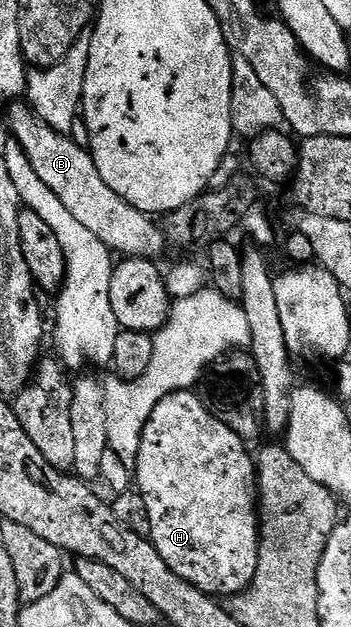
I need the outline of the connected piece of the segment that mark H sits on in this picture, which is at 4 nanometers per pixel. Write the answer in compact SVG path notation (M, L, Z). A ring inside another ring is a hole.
M184 390L169 394L165 398L161 398L161 402L157 402L157 410L153 410L153 414L149 414L149 422L145 422L145 430L141 434L141 450L137 450L135 459L133 475L135 475L136 482L139 483L135 484L137 491L145 500L149 524L152 527L149 539L154 544L157 554L161 554L161 558L165 558L165 563L168 564L169 570L173 570L173 574L185 578L185 582L197 586L197 590L216 598L230 598L238 592L243 592L253 582L253 578L257 574L260 541L260 522L257 511L257 464L252 453L250 456L247 452L250 452L248 445L243 444L241 438L237 438L237 434L233 434L233 430L229 430L229 426L225 426L225 422L218 420L194 391Z

